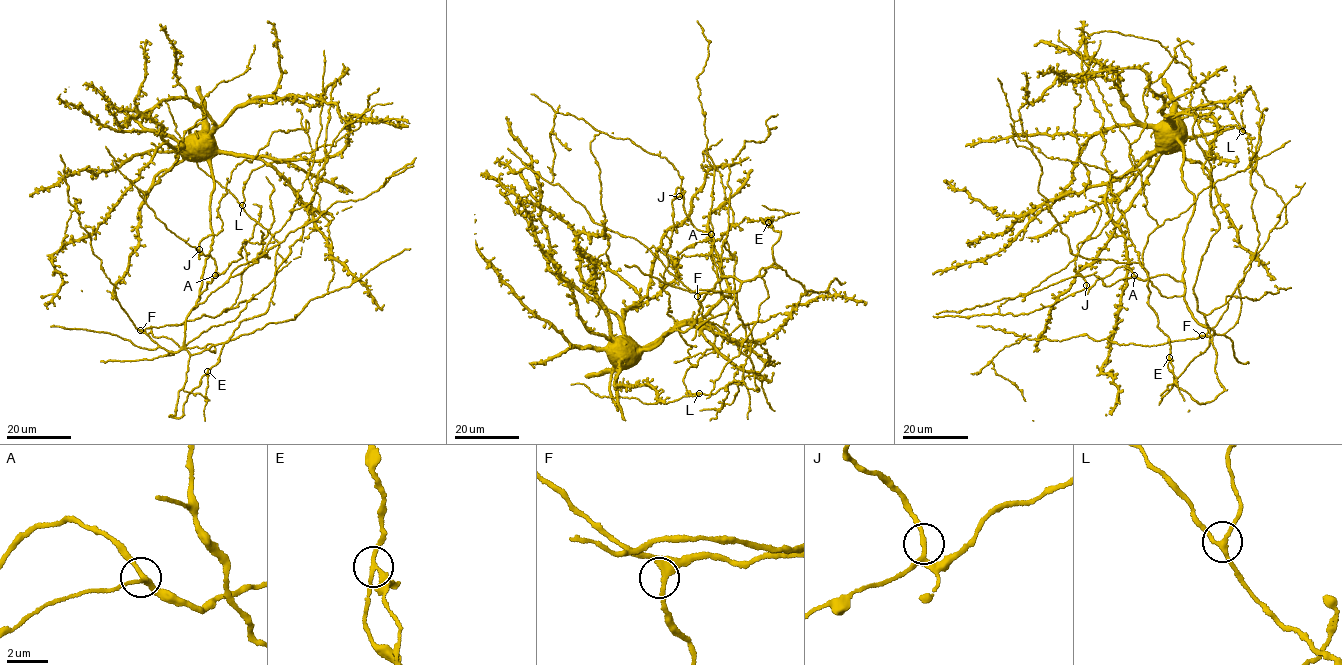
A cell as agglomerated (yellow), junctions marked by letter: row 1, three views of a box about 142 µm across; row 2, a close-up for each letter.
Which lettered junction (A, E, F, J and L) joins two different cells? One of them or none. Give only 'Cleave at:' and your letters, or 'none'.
Cleave at: E

